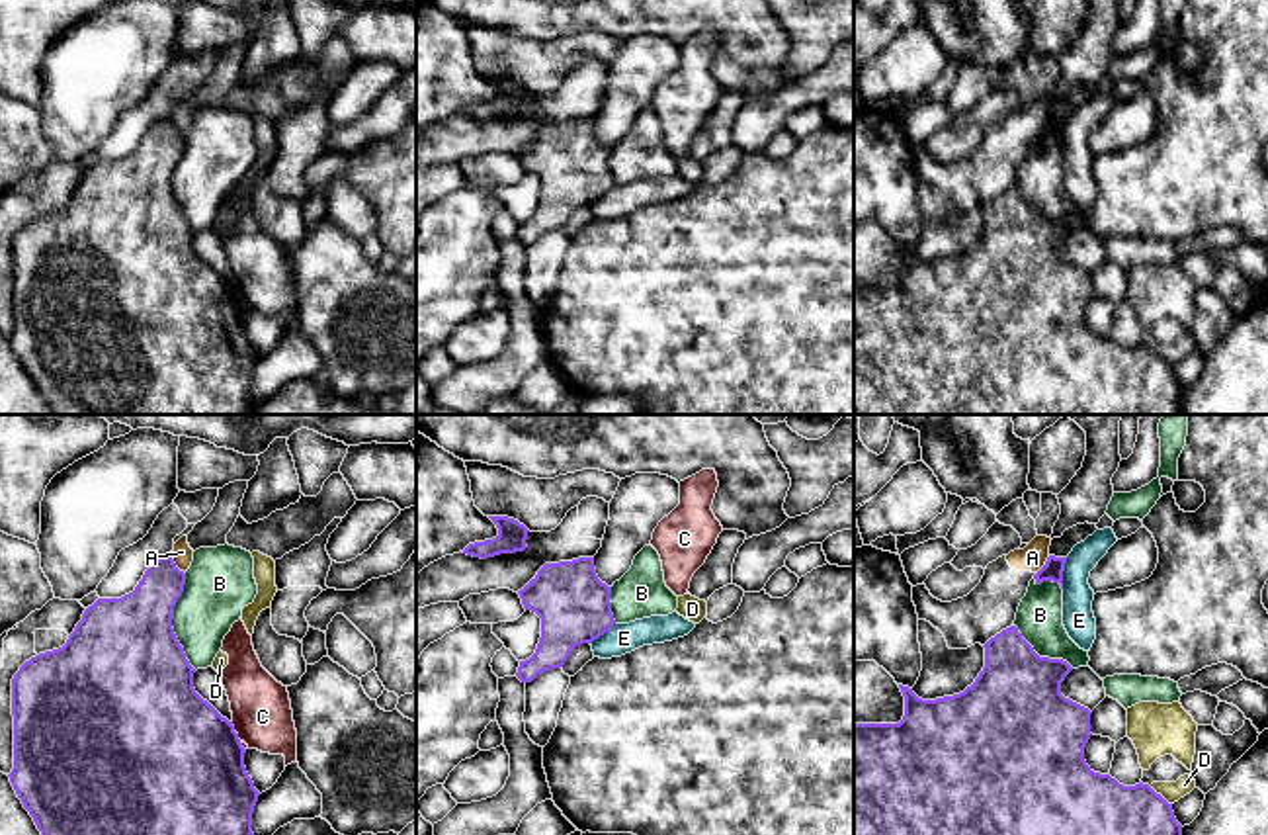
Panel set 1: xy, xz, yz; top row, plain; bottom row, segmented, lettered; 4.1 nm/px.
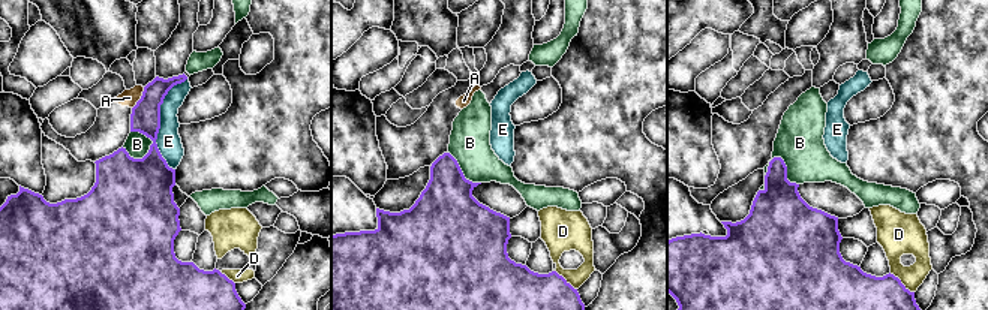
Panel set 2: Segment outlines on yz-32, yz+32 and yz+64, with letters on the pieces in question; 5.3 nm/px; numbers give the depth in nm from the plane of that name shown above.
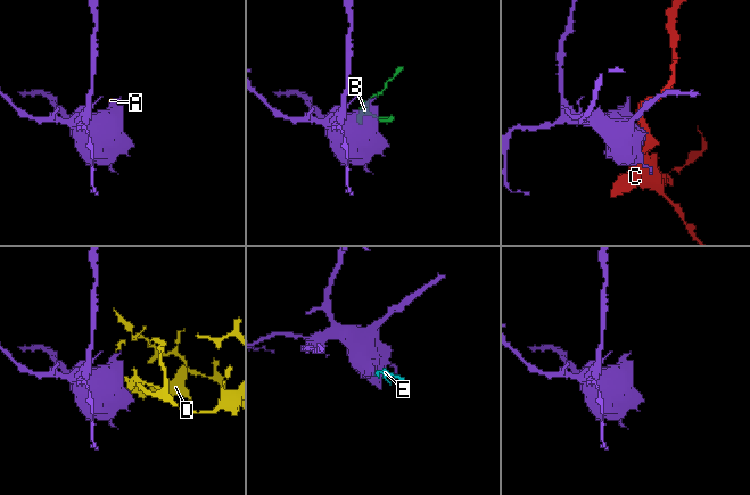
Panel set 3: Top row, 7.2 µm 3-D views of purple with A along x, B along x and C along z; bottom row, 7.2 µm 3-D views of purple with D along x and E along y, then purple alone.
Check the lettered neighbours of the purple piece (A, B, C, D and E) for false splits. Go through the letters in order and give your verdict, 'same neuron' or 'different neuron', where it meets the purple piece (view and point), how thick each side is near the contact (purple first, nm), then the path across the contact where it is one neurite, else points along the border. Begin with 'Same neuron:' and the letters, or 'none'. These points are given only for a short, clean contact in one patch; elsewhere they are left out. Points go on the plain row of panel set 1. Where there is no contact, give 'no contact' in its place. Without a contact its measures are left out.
Same neuron: none
A: different neuron; meets purple in xy at (174, 128); 220 nm thick on the purple side, 80 nm on the other; border along xy (170, 120), (184, 135)
B: different neuron; meets purple in xy at (170, 184); 480 nm thick on the purple side, 280 nm on the other
C: different neuron; meets purple in xy at (235, 294); 500 nm thick on the purple side, 240 nm on the other; border along xy (231, 284), (241, 302)
D: different neuron; meets purple in yz at (1159, 356); 480 nm thick on the purple side, 80 nm on the other; border along yz (1149, 349), (1171, 366)
E: different neuron; meets purple in yz at (1063, 131); 90 nm thick on the purple side, 130 nm on the other; border along yz (1069, 118), (1061, 149)

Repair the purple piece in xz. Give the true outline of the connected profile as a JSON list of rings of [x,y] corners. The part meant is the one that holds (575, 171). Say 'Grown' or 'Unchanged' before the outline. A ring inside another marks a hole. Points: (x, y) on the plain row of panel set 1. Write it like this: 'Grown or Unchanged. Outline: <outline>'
Unchanged. Outline: [[[594,119],[545,125],[518,156],[541,180],[537,211],[516,235],[522,244],[561,231],[576,207],[592,205],[615,186],[612,149],[598,141]]]

